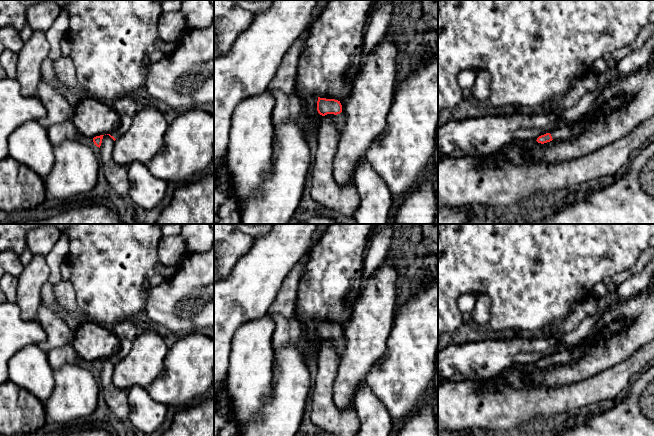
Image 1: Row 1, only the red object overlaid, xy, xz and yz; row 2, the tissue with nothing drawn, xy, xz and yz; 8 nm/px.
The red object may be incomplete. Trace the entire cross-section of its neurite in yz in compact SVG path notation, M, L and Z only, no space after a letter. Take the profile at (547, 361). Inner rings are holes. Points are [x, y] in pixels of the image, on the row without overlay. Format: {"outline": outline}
{"outline": "M630 297L625 299L618 299L615 302L611 303L610 306L606 308L604 311L586 317L576 329L561 336L561 343L563 344L563 346L567 347L566 349L563 348L560 351L555 352L550 357L546 357L544 359L539 360L536 365L538 367L544 368L552 364L565 364L573 359L578 358L578 343L588 336L588 334L591 332L591 330L599 322L599 320L604 316L606 312L610 311L612 308L621 303L625 303L629 298Z"}

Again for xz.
{"outline": "M318 321L317 335L320 339L334 338L336 343L337 354L341 358L345 351L345 338L342 336L340 325L335 323L326 323Z"}

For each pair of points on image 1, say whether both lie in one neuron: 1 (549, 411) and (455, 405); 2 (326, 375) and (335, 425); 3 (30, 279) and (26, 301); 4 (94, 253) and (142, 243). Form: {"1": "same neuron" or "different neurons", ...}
{"1": "same neuron", "2": "same neuron", "3": "same neuron", "4": "same neuron"}

